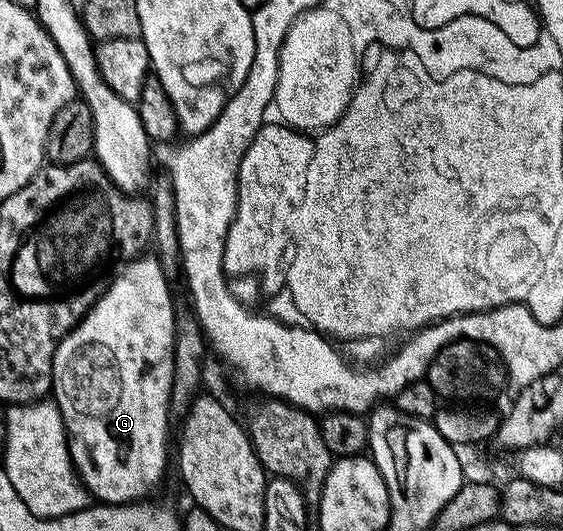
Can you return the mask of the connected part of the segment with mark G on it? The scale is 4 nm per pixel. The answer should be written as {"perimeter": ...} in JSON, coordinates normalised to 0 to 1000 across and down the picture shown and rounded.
{"perimeter":[[[250,478],[218,503],[169,576],[114,631],[92,691],[91,744],[114,789],[128,876],[158,936],[179,949],[240,949],[268,936],[298,881],[298,783],[316,580],[306,574],[300,514],[288,508],[275,480]]]}

